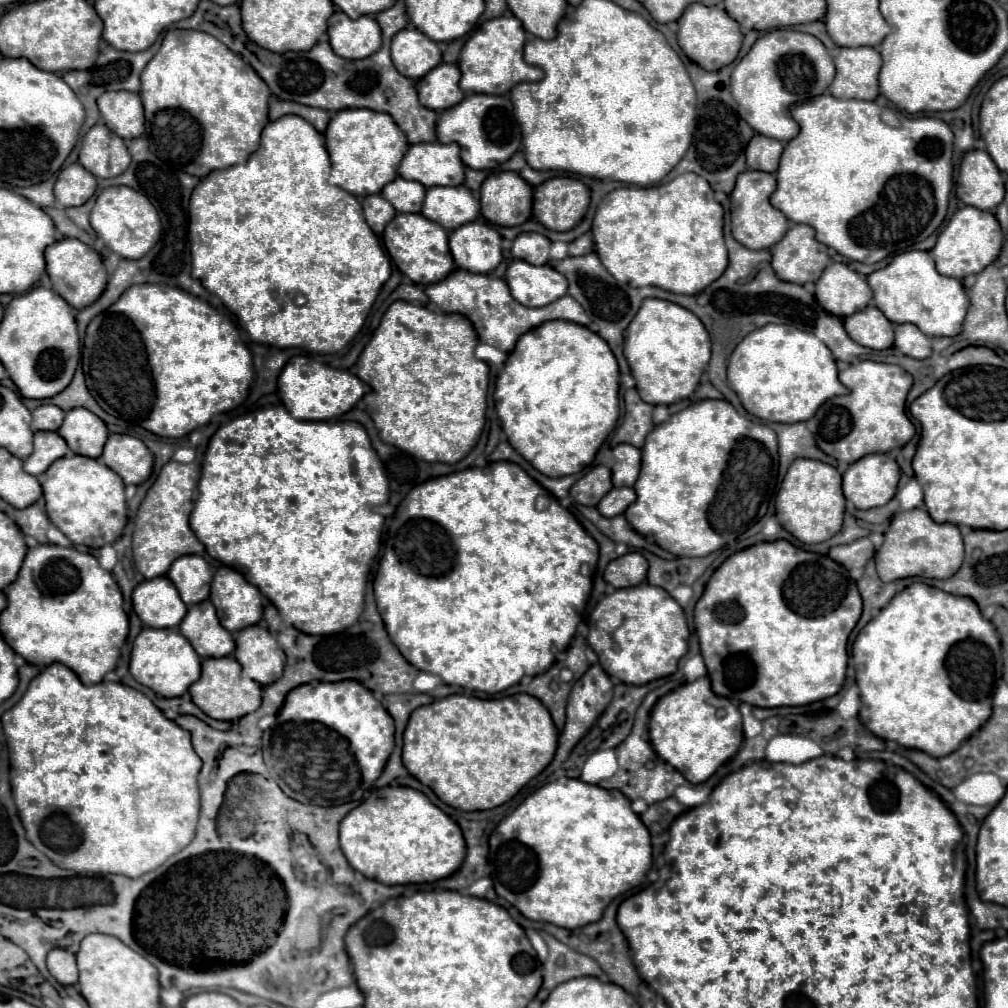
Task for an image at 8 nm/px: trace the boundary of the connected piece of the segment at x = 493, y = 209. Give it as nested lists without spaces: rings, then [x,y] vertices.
[[[493,172],[481,186],[481,214],[497,226],[519,226],[531,216],[533,188],[515,172]]]

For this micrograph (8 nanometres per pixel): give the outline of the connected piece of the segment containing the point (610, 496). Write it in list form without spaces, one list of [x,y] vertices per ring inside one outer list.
[[[613,488],[611,492],[607,492],[601,500],[601,504],[597,504],[597,510],[603,516],[619,516],[625,512],[625,508],[635,500],[635,490],[633,488]]]

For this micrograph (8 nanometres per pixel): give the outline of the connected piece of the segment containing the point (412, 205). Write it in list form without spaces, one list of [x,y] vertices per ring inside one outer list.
[[[397,176],[381,190],[381,196],[385,196],[385,200],[389,200],[397,212],[421,212],[425,188],[421,188],[417,182]]]

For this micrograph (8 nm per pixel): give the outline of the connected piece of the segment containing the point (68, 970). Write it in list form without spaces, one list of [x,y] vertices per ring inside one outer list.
[[[53,948],[53,950],[47,954],[47,968],[49,968],[51,976],[53,976],[59,984],[63,984],[63,986],[77,982],[75,954],[71,954],[69,950]]]

